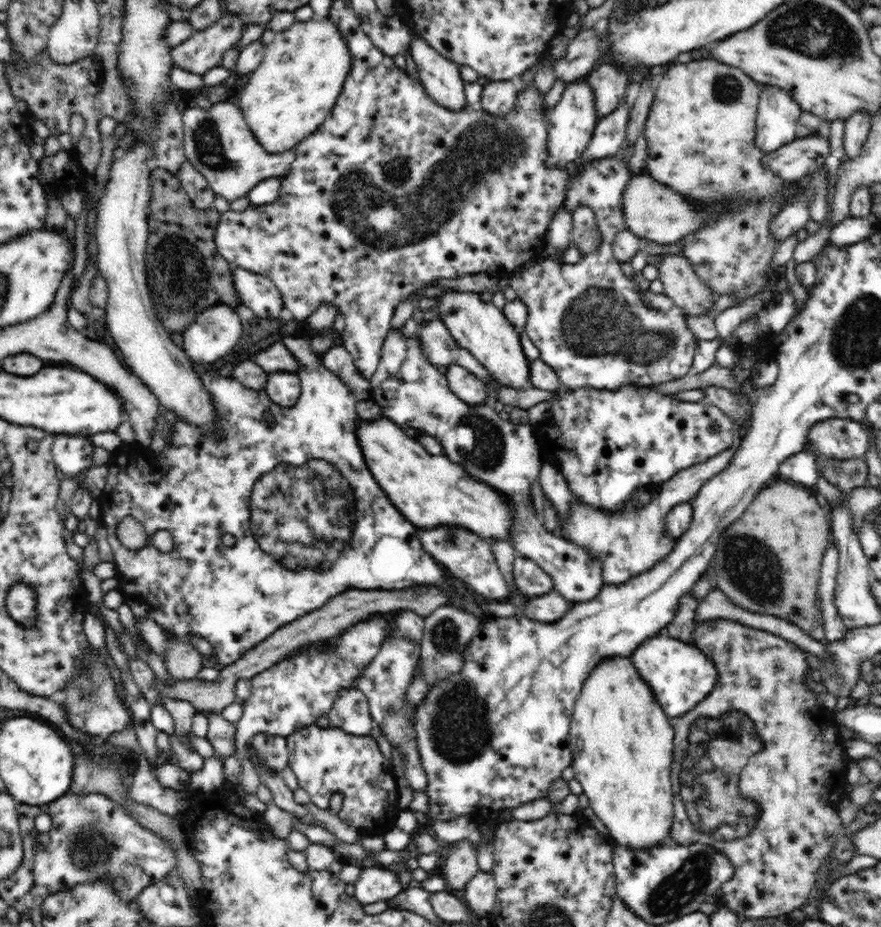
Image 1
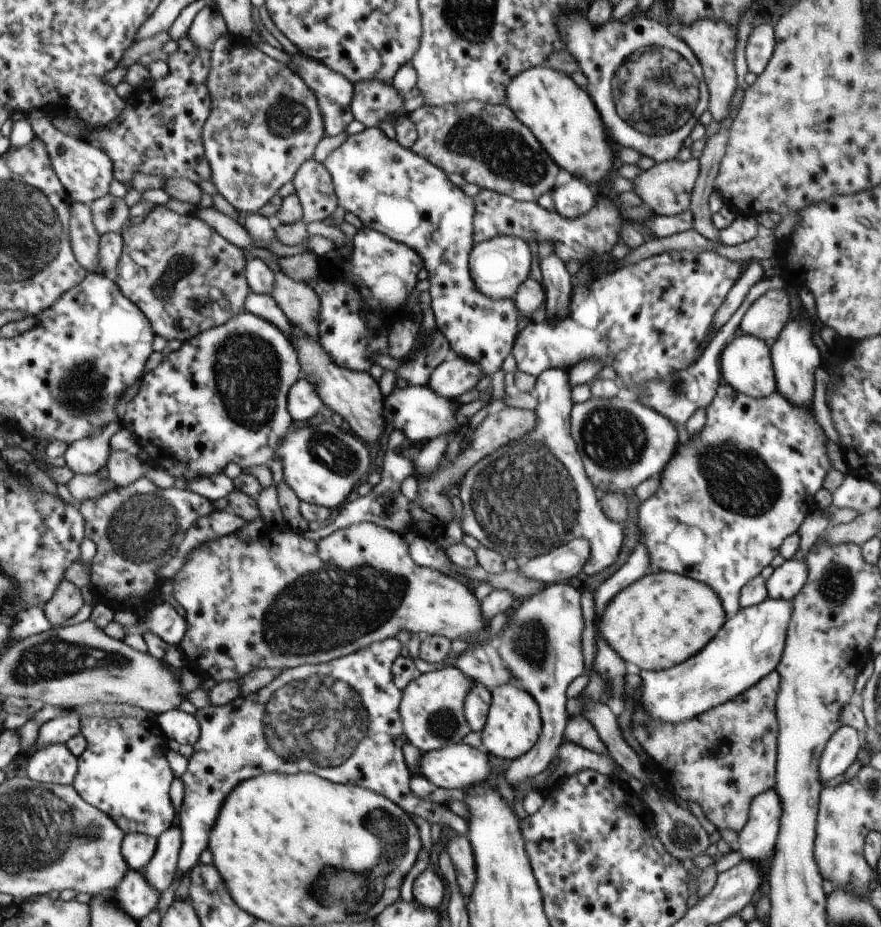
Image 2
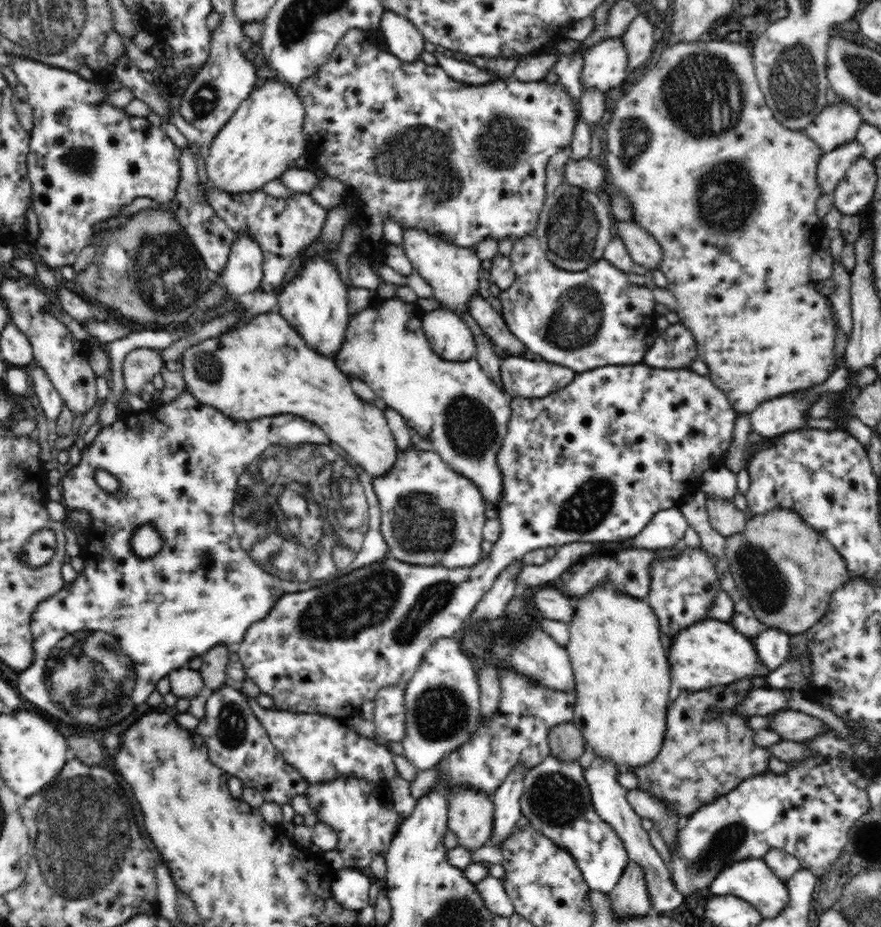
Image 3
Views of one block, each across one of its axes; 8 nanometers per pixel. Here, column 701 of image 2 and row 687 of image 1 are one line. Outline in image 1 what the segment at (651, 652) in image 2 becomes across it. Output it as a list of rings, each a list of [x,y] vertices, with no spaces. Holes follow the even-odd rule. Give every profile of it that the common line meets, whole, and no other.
[[[614,655],[613,657],[602,659],[597,665],[596,670],[592,670],[592,674],[586,677],[586,680],[583,682],[579,697],[573,706],[569,730],[569,744],[572,749],[573,759],[571,766],[574,772],[574,779],[580,782],[583,793],[589,799],[589,806],[598,818],[600,818],[601,824],[604,824],[605,828],[608,829],[608,836],[612,844],[618,843],[632,849],[651,849],[656,845],[670,844],[672,843],[670,829],[673,823],[670,766],[672,766],[672,750],[674,750],[674,728],[670,724],[670,717],[664,713],[664,709],[656,701],[650,685],[640,677],[630,656],[622,657],[620,655]]]

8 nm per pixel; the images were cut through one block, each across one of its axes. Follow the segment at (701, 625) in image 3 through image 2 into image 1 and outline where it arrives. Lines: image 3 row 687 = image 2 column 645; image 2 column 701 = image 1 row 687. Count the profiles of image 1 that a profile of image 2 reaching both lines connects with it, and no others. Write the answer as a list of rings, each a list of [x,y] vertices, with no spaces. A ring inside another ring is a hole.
[[[661,633],[647,638],[638,648],[635,648],[630,657],[640,677],[650,685],[656,701],[670,718],[682,716],[692,710],[712,693],[718,682],[716,666],[704,651],[691,642],[672,638],[668,634]]]

